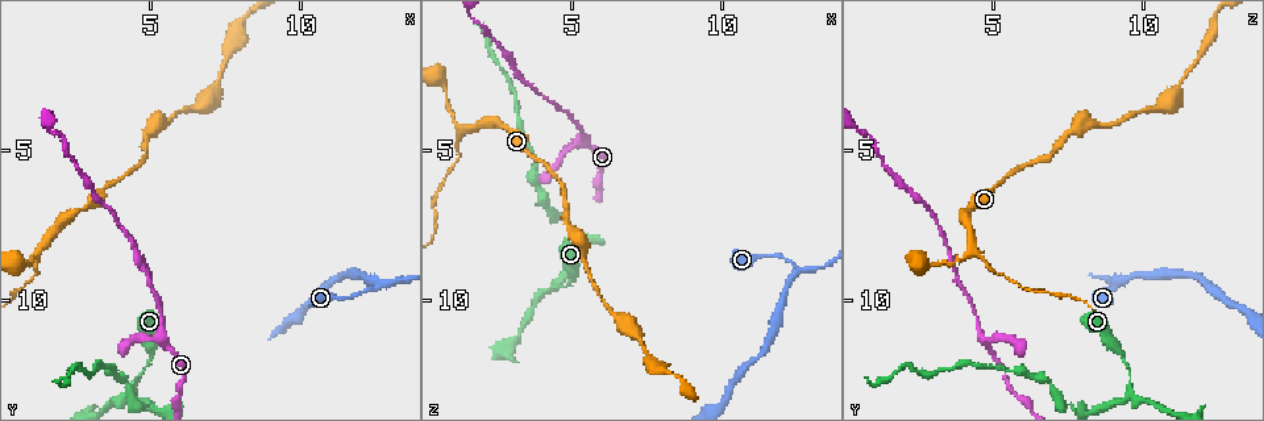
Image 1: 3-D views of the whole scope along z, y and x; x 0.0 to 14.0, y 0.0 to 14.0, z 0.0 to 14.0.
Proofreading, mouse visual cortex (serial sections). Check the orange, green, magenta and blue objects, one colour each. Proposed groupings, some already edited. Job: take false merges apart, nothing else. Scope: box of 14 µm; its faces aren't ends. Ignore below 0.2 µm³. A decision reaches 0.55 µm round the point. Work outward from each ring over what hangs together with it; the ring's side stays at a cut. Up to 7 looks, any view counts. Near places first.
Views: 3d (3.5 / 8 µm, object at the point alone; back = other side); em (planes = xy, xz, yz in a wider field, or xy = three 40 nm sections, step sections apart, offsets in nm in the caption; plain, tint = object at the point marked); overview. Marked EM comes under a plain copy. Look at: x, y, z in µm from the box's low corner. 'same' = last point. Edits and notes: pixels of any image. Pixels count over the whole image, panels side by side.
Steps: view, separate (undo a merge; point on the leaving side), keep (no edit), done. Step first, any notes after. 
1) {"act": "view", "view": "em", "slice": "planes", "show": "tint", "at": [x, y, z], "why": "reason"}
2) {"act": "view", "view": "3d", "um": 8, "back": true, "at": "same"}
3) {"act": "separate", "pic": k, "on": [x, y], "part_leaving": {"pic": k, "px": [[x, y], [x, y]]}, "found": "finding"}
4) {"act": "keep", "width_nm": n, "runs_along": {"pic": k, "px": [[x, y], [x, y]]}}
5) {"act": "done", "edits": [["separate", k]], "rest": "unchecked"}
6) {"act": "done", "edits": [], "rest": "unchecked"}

{"act": "view", "view": "3d", "um": 3.5, "at": [12.6, 9.6, 9.1], "why": "sharp bend"}

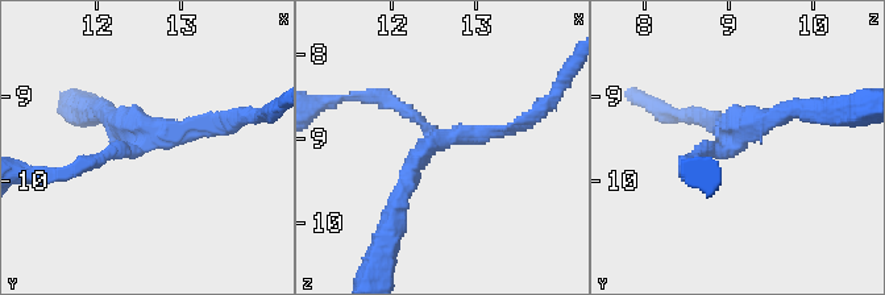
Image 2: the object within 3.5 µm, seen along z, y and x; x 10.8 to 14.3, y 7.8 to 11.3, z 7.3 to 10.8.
{"act": "view", "view": "em", "slice": "xy", "step": 5, "show": "tint", "at": [12.50, 9.60, 9.05], "why": "shape alone is not enough"}

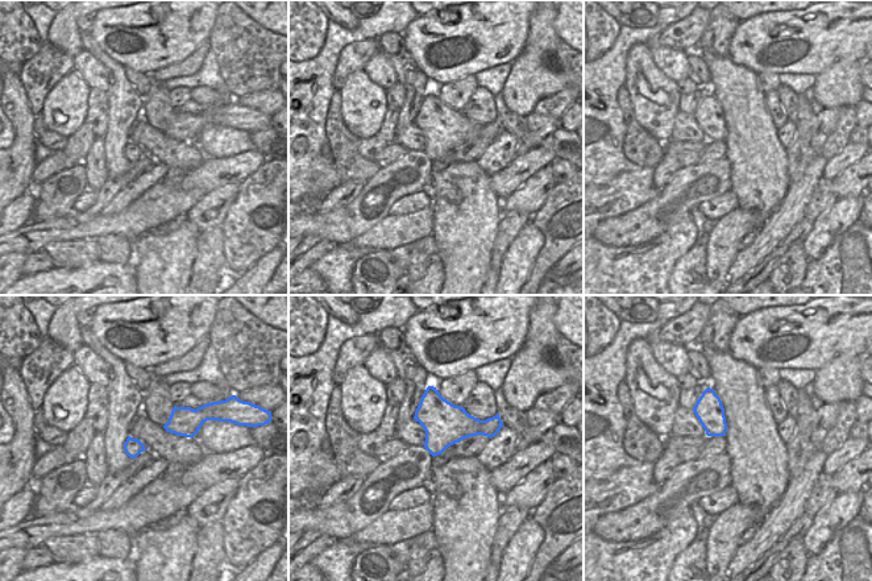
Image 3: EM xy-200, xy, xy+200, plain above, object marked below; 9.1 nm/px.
{"act": "view", "view": "em", "slice": "xy", "step": 2, "show": "tint", "at": "same", "why": "cut it another way"}

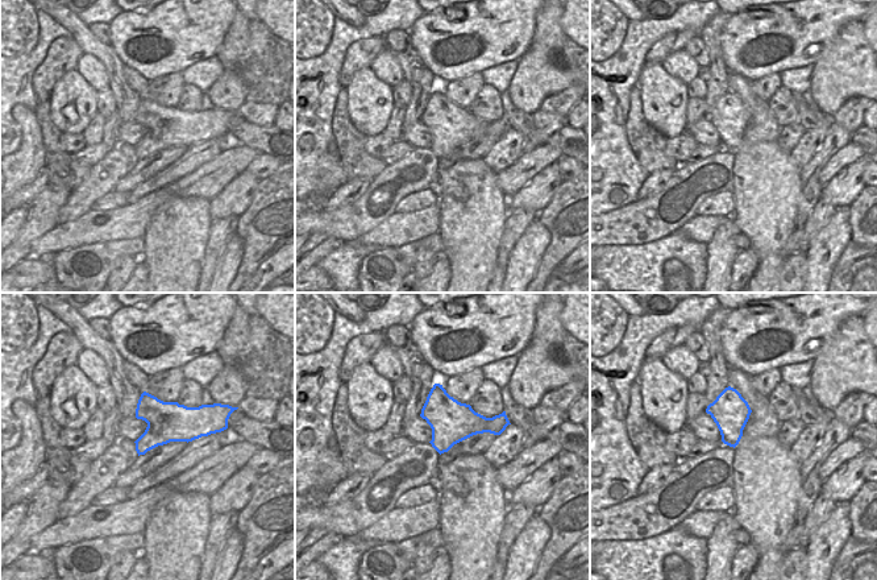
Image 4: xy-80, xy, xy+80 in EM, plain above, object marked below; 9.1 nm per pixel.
{"act": "keep", "runs_along": {"pic": 2, "px": [[686, 169], [790, 108]]}, "found": "one cell here"}

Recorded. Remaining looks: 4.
{"act": "view", "view": "3d", "um": 3.5, "at": [5.4, 10.5, 4.5], "why": "thick turns thin"}

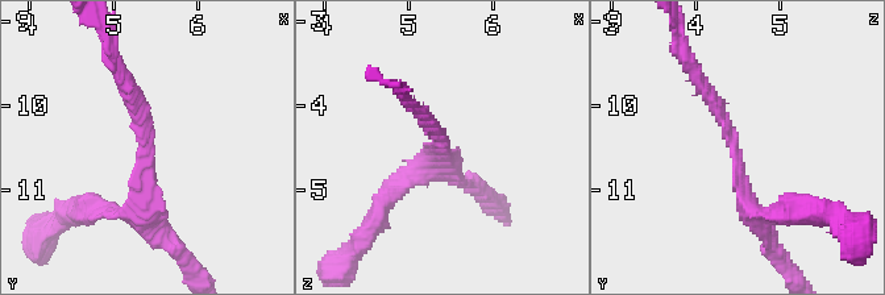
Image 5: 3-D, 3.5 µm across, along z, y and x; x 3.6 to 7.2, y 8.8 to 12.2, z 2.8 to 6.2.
{"act": "view", "view": "em", "slice": "xy", "step": 1, "show": "tint", "at": [5.35, 10.65, 4.55], "arm_widths_nm": [150, 300]}

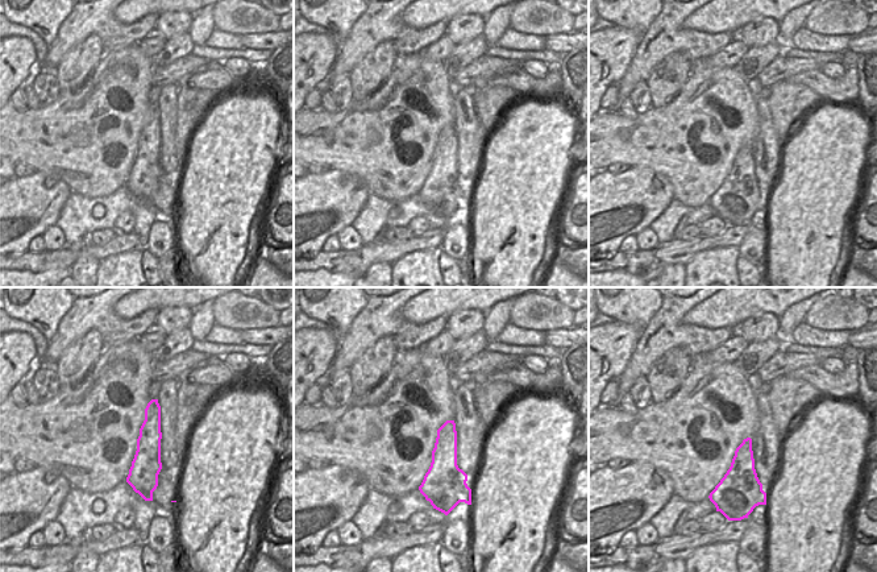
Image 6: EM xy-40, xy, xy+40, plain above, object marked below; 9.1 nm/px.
{"act": "keep", "width_nm": 240, "runs_along": {"pic": 6, "px": [[154, 402], [142, 492]]}, "found": "continuous, no second cell"}

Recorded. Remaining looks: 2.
{"act": "view", "view": "3d", "um": 3.5, "at": [4.4, 13.0, 9.7]}

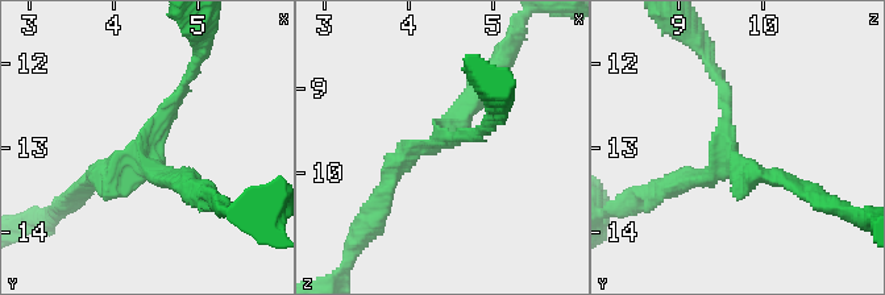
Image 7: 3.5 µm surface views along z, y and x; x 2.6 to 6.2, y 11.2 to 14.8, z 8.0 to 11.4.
{"act": "view", "view": "em", "slice": "xy", "step": 5, "show": "tint", "at": [4.30, 13.05, 9.60], "arms": 3, "arm_widths_nm": [150, 200, 250], "why": "need the tissue"}

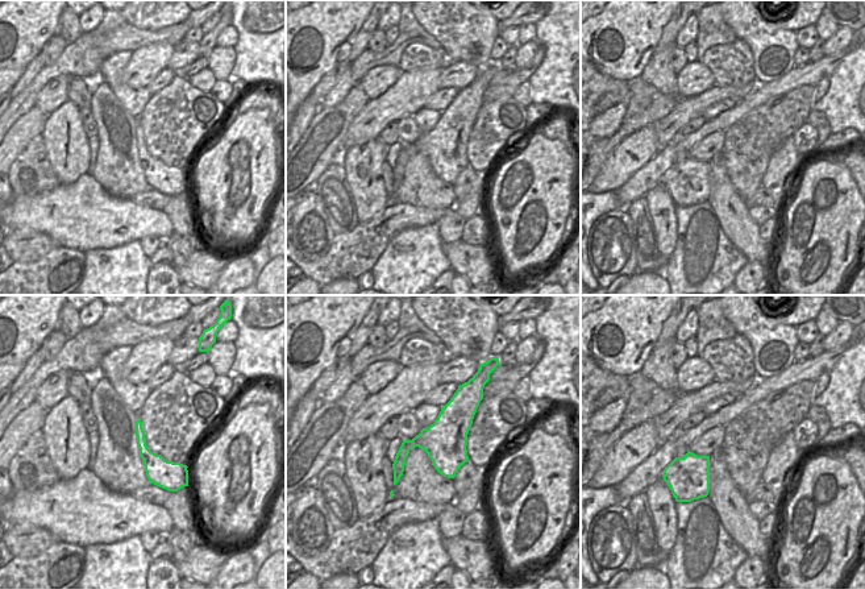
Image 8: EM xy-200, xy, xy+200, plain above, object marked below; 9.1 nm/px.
{"act": "keep", "runs_along": {"pic": 7, "px": [[721, 80], [730, 158], [673, 186]]}, "found": "all the same cell"}

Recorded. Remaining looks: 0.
{"act": "done", "edits": [], "rest": "unchecked"}

